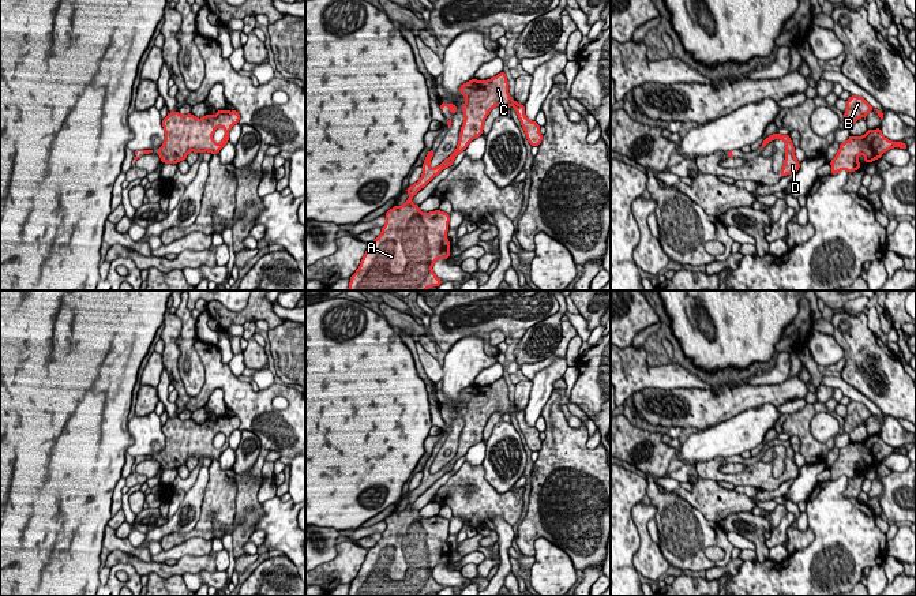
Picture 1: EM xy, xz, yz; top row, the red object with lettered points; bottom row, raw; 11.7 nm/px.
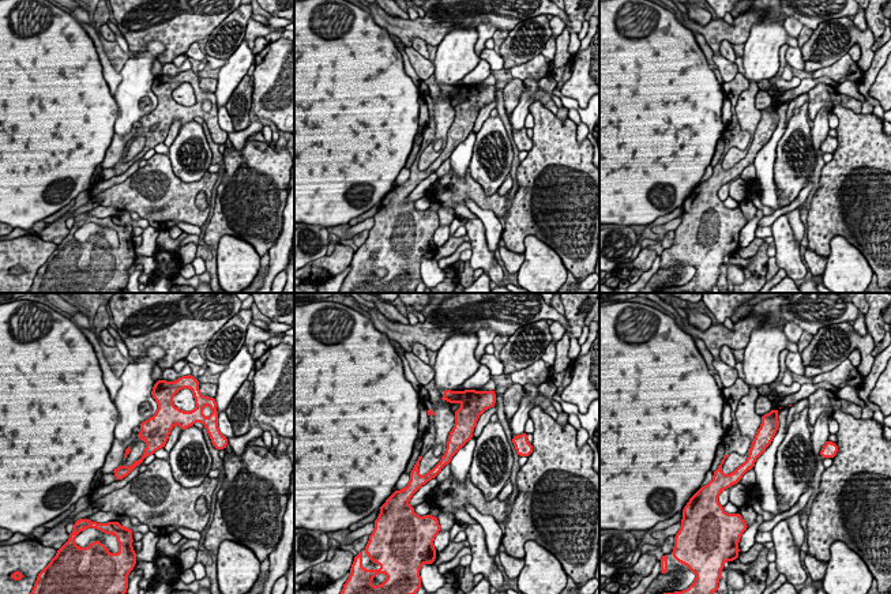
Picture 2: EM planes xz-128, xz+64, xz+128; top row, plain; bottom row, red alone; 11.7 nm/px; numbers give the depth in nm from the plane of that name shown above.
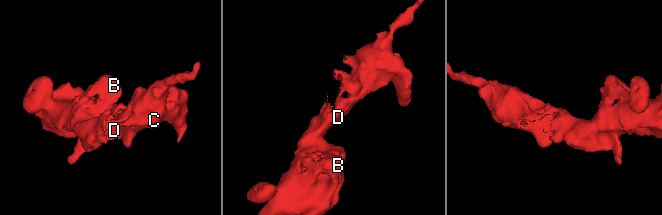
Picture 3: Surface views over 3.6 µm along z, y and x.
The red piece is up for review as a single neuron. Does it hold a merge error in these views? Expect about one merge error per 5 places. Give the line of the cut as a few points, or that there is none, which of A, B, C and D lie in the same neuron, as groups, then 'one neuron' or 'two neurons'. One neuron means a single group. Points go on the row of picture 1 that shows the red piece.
no cut | A B C D | one neuron

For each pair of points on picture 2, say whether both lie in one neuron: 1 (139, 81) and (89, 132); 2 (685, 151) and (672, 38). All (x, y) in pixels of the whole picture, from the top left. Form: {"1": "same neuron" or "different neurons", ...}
{"1": "different neurons", "2": "same neuron"}

